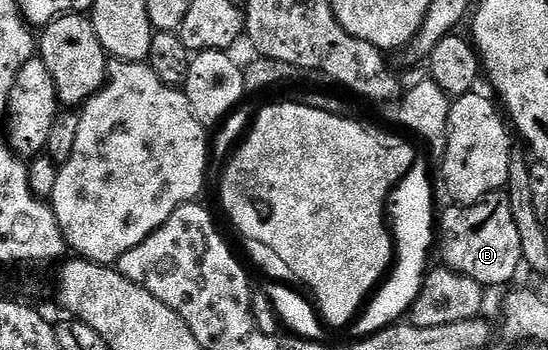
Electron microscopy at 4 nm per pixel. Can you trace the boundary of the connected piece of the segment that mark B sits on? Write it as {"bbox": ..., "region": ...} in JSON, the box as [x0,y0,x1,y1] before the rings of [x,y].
{"bbox":[439,190,523,289],"region":[[[504,190],[496,191],[495,194],[487,196],[485,199],[480,199],[477,203],[470,203],[468,205],[449,205],[445,212],[440,212],[439,215],[439,243],[441,239],[441,255],[444,266],[449,267],[453,271],[458,271],[461,275],[471,277],[482,287],[492,289],[492,287],[501,287],[504,283],[509,283],[517,275],[517,270],[522,270],[523,260],[521,258],[521,246],[519,245],[519,229],[515,225],[515,216],[511,214],[511,201],[508,194]]]}

